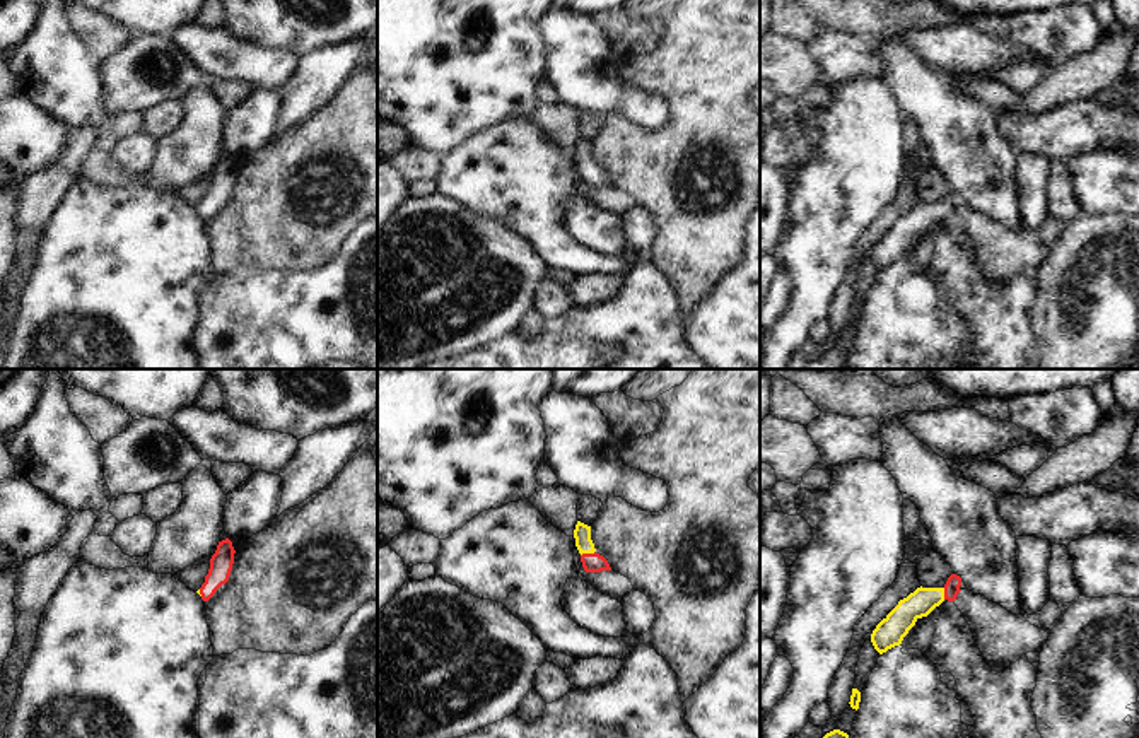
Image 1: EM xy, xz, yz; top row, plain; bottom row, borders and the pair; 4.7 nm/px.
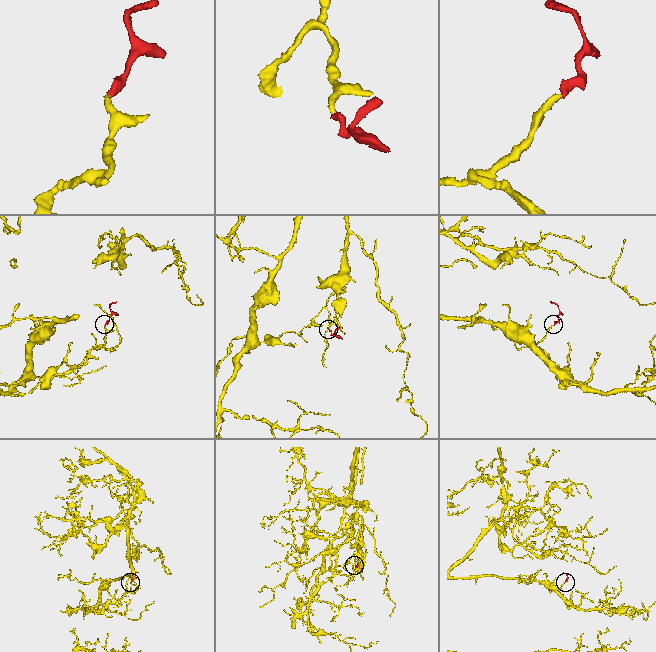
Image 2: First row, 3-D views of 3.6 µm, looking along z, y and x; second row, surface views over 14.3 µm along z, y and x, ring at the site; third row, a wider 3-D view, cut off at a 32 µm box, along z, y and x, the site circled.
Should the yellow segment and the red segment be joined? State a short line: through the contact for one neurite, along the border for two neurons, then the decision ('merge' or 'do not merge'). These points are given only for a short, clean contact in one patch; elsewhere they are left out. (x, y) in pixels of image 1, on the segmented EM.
xz (583, 532), (588, 552), (593, 562) | merge

